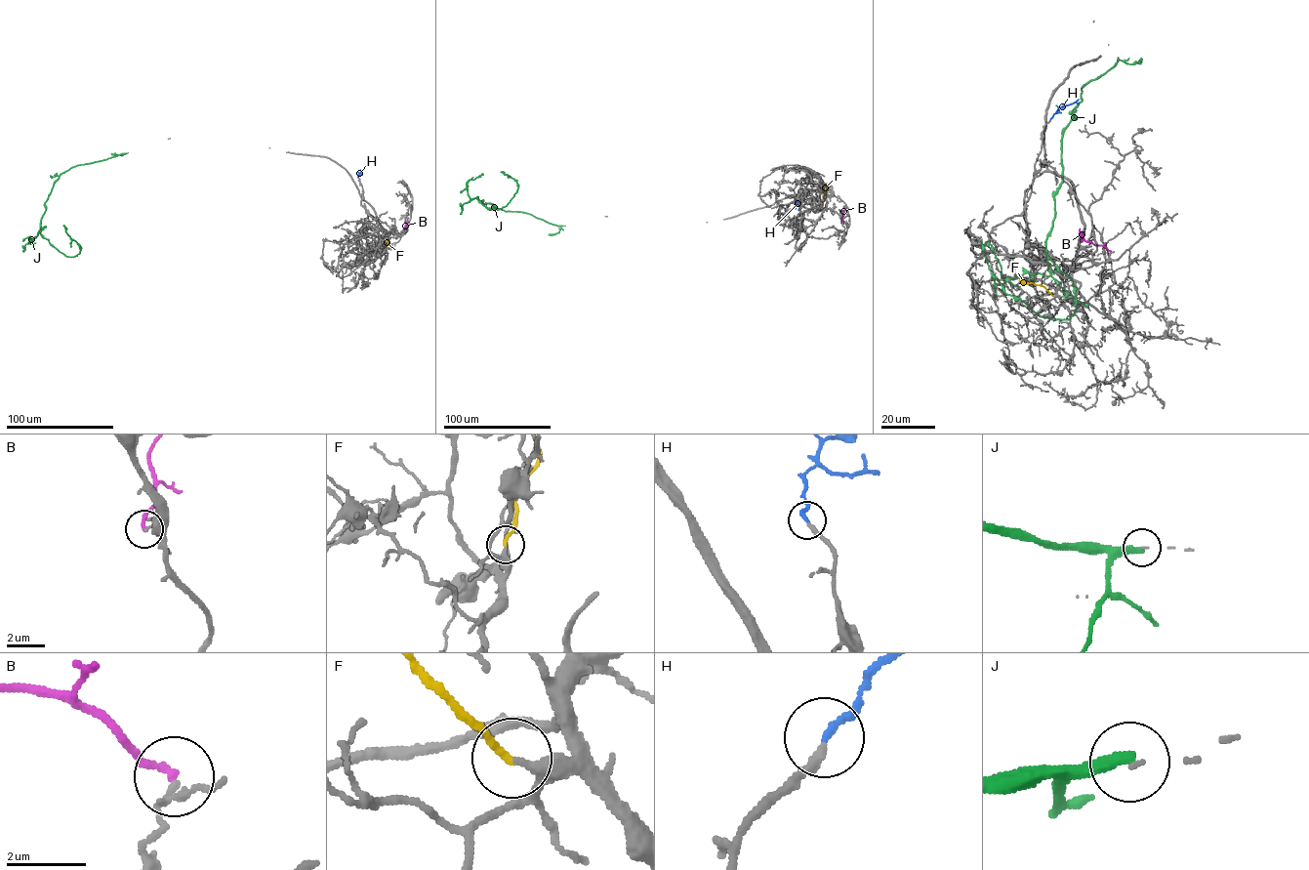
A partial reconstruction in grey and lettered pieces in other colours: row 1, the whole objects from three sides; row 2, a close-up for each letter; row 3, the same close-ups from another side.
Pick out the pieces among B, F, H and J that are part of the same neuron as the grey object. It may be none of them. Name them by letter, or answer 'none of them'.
H

